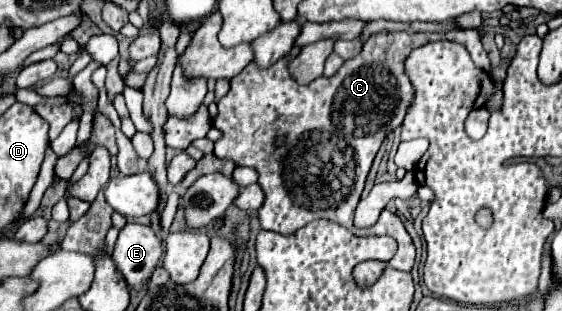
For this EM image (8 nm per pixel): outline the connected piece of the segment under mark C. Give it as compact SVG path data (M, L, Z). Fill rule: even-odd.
M450 30L444 34L378 32L364 42L358 56L346 60L330 78L320 76L308 86L296 84L288 71L289 61L300 52L300 47L294 45L289 54L270 68L248 64L232 78L230 92L218 100L214 126L222 136L214 142L214 154L232 160L236 166L252 166L258 170L258 184L266 194L266 200L258 210L264 230L288 236L308 222L324 218L346 226L358 236L388 234L396 240L397 252L390 262L368 260L354 268L354 278L362 286L372 284L386 266L404 272L410 272L414 266L416 250L412 238L396 214L386 212L386 224L354 228L354 210L382 140L402 124L406 108L410 106L410 100L414 100L414 86L406 76L404 60L414 48L436 40L460 42L470 52L472 62L480 70L490 72L490 60L482 48L478 30ZM272 132L288 132L288 142L274 148ZM346 144L354 150L356 176L346 176Z

